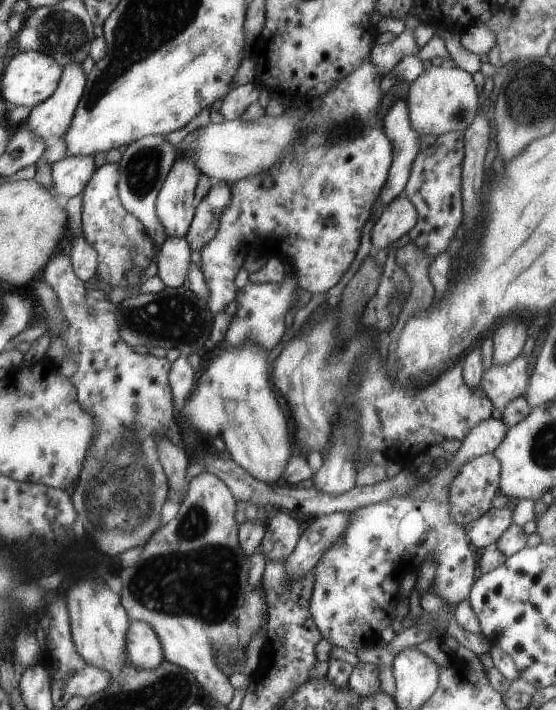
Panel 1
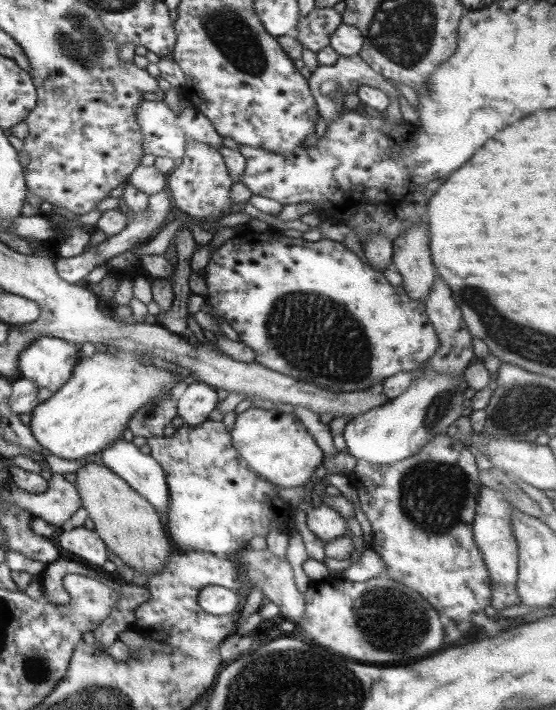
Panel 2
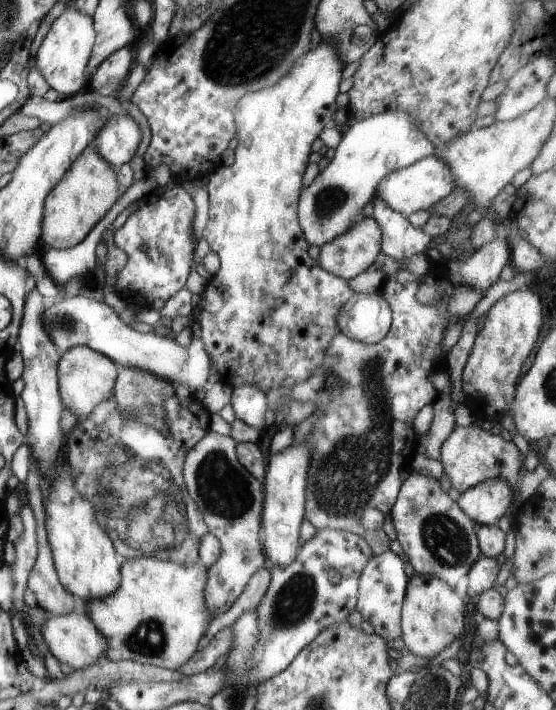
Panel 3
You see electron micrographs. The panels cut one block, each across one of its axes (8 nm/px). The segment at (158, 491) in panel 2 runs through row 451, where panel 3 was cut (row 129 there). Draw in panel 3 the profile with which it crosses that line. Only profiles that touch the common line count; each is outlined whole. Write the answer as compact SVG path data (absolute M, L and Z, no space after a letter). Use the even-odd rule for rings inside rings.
M130 114L111 117L94 140L98 154L117 170L132 160L142 141L142 130Z

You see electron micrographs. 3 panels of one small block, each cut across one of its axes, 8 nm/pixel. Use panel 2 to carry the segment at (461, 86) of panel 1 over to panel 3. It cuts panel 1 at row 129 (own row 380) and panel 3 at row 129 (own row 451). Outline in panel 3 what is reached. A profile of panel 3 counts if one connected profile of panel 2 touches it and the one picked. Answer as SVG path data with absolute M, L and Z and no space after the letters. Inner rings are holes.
M386 110L349 123L338 143L335 155L313 182L301 189L298 218L305 239L310 245L322 246L350 230L362 210L375 199L376 186L391 171L406 168L417 160L434 154L436 147L414 126L414 120L404 110Z

